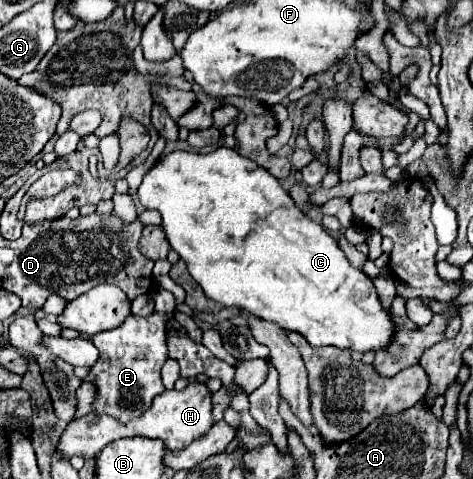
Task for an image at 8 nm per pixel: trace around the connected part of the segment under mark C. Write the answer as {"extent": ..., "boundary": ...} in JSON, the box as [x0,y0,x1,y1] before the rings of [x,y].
{"extent":[138,147,394,351],"boundary":[[[218,147],[206,155],[202,153],[192,153],[192,151],[172,151],[166,157],[158,159],[144,175],[144,181],[138,187],[138,199],[146,209],[154,209],[162,215],[162,229],[166,233],[166,239],[170,243],[170,247],[186,261],[190,275],[194,277],[194,281],[204,289],[206,297],[222,303],[222,305],[236,305],[240,309],[250,311],[252,315],[264,319],[264,321],[272,321],[276,325],[280,325],[282,329],[288,331],[298,331],[300,335],[304,335],[308,339],[310,345],[314,347],[324,347],[324,345],[336,345],[336,347],[350,347],[354,351],[370,351],[370,349],[382,349],[390,343],[392,333],[394,333],[394,323],[390,319],[390,313],[382,309],[378,295],[376,295],[376,287],[372,285],[372,281],[358,269],[354,269],[350,265],[350,261],[346,259],[344,251],[338,247],[336,239],[326,233],[322,229],[322,225],[314,223],[306,213],[302,213],[294,201],[290,199],[290,195],[282,189],[280,181],[276,177],[272,177],[266,169],[258,167],[256,163],[252,163],[250,159],[244,159],[242,155],[238,155],[236,149],[228,149],[228,147]]]}

